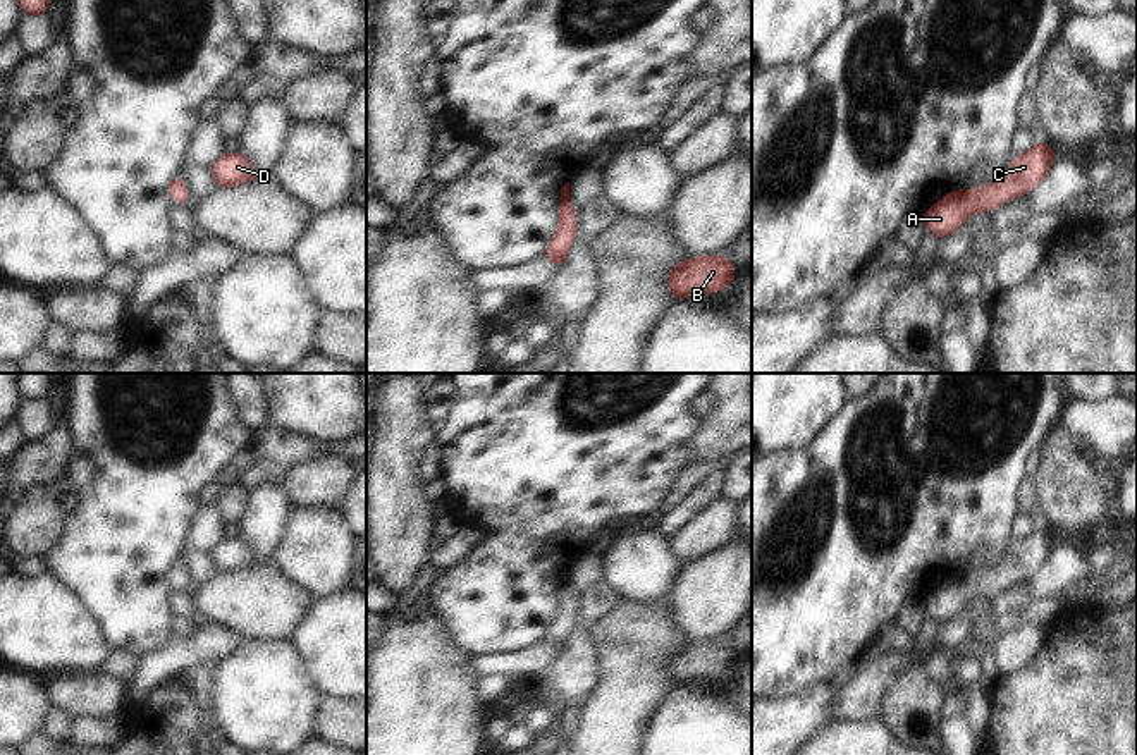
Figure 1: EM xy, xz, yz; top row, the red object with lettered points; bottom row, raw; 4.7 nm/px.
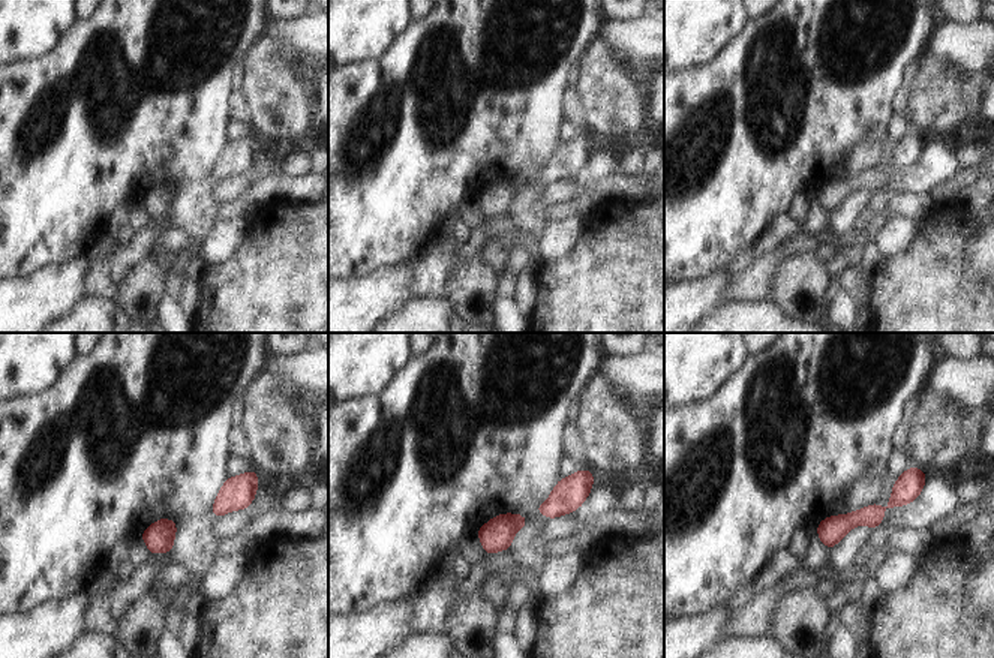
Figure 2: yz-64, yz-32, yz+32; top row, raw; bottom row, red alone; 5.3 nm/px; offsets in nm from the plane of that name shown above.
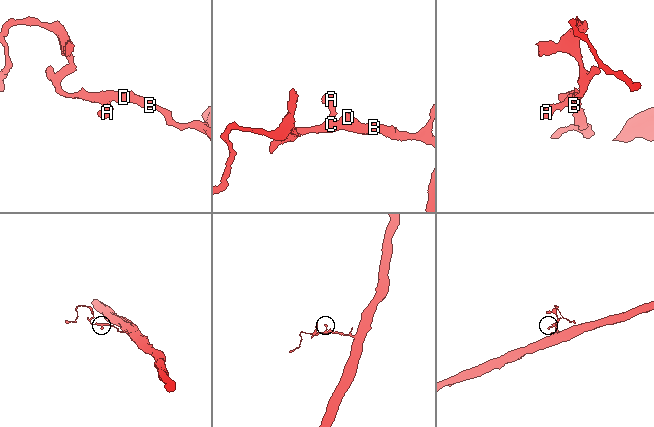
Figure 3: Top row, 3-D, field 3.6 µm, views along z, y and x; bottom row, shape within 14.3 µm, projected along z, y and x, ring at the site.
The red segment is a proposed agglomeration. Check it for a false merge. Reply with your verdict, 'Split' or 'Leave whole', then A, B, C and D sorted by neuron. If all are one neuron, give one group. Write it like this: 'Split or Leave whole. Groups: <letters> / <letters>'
Leave whole. Groups: A B C D.

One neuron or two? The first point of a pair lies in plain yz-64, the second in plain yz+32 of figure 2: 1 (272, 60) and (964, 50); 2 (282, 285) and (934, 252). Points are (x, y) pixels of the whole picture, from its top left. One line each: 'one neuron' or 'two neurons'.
1: two neurons
2: one neuron

